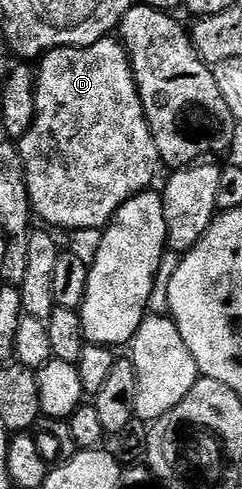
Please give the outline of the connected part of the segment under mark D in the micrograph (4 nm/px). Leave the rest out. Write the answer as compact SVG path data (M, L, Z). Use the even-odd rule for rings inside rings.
M106 36L98 43L70 49L49 49L38 61L36 75L36 118L26 136L18 141L22 163L26 171L26 187L32 200L32 211L48 225L57 225L60 229L100 229L107 221L111 222L116 212L132 197L153 188L152 180L156 177L156 168L161 168L162 162L158 155L158 147L152 138L148 119L144 115L142 99L136 86L136 76L132 74L132 58L128 50L119 40Z

